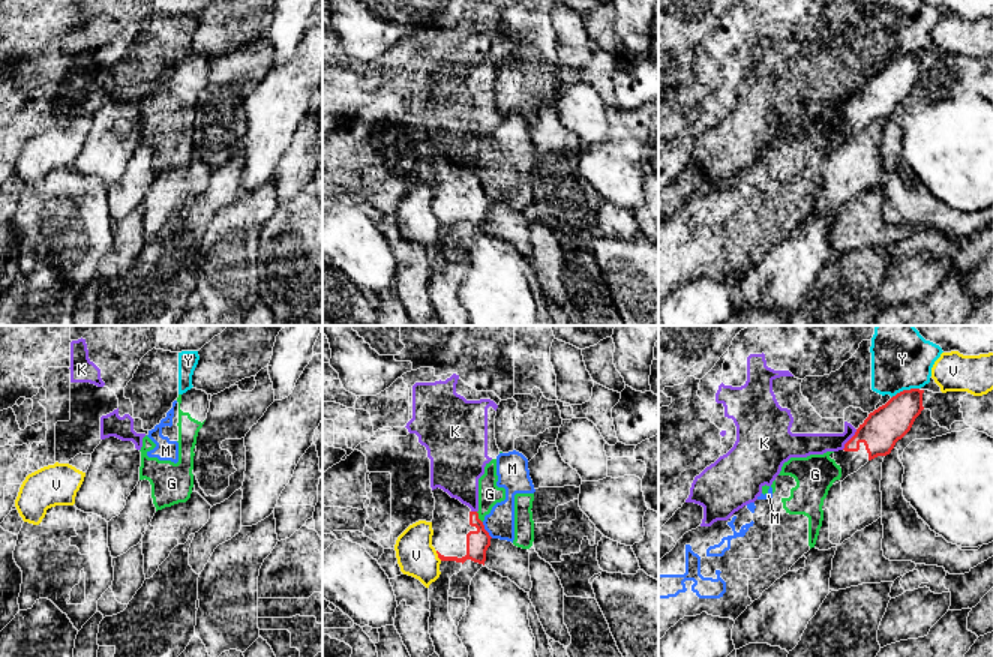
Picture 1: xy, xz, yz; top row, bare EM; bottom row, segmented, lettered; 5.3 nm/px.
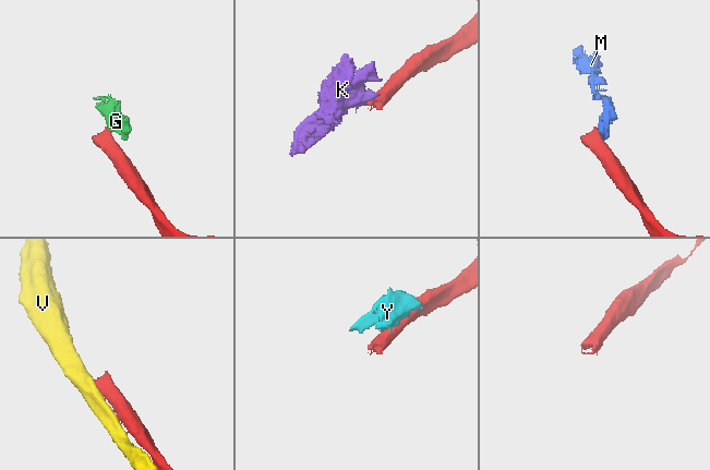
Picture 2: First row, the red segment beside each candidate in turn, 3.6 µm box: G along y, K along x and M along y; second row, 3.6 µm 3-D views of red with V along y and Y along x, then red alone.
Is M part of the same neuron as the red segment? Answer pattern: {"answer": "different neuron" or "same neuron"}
{"answer": "different neuron"}

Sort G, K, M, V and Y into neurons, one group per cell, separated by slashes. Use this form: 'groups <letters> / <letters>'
groups G M / K Y / V

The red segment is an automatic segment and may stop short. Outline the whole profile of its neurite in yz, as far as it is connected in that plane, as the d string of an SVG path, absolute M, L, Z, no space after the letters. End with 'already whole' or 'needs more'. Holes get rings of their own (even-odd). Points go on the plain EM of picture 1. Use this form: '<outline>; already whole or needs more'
M920 52L903 54L868 78L844 112L834 116L842 141L832 148L856 136L868 124L891 117L896 106L910 94L915 82L924 74L922 57L924 54Z; needs more

